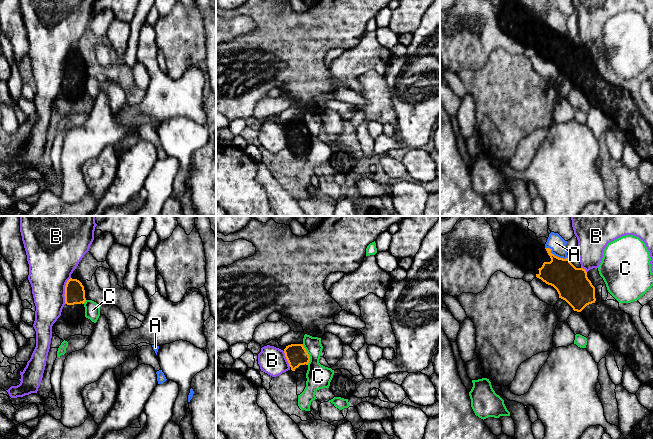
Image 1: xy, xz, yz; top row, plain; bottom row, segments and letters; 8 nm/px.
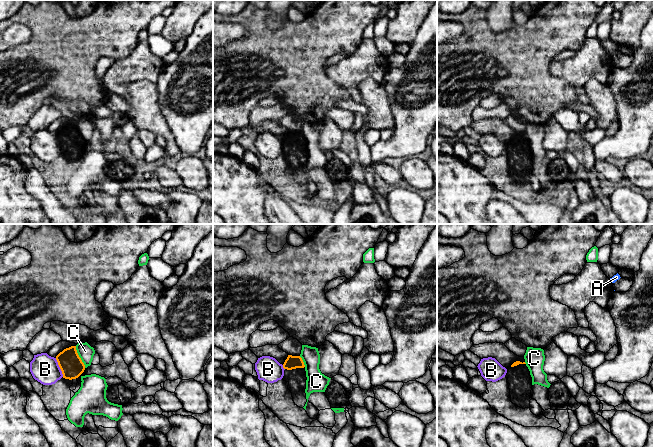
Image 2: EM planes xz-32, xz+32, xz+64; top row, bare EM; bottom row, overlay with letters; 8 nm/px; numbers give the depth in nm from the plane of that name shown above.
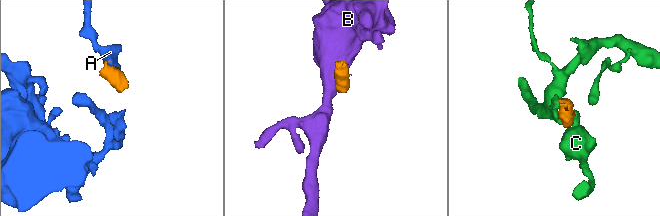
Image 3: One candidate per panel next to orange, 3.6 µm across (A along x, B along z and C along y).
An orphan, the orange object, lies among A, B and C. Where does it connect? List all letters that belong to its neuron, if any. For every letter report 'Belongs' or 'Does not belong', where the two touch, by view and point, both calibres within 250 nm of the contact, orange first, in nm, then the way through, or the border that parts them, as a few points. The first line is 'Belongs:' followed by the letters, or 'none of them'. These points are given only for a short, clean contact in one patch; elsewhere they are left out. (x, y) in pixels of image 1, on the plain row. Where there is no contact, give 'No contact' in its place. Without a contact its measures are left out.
Belongs: none of them
A: Does not belong. Touches orange at yz (554, 31). Thickness 260 nm (orange) against 130 nm. Boundary: yz (545, 23), (548, 23), (555, 31), (567, 34)
B: Does not belong. Touches orange at xy (65, 66). Thickness 160 nm (orange) against 360 nm. Boundary: xy (70, 53), (65, 62), (64, 79)
C: Does not belong. Touches orange at xz (308, 130). Thickness 170 nm (orange) against 190 nm. Boundary: xz (302, 120), (309, 133), (308, 140)

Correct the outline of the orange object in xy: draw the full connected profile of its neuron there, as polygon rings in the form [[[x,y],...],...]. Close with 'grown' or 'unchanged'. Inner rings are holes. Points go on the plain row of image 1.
[[[70,54],[65,62],[65,81],[61,93],[69,100],[78,100],[85,95],[85,66],[77,55]]] | grown

